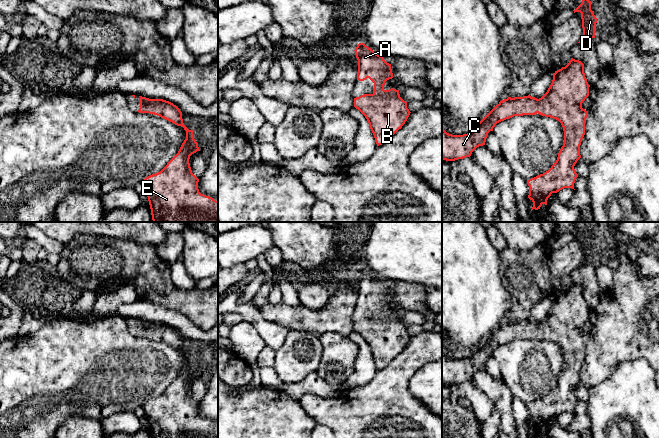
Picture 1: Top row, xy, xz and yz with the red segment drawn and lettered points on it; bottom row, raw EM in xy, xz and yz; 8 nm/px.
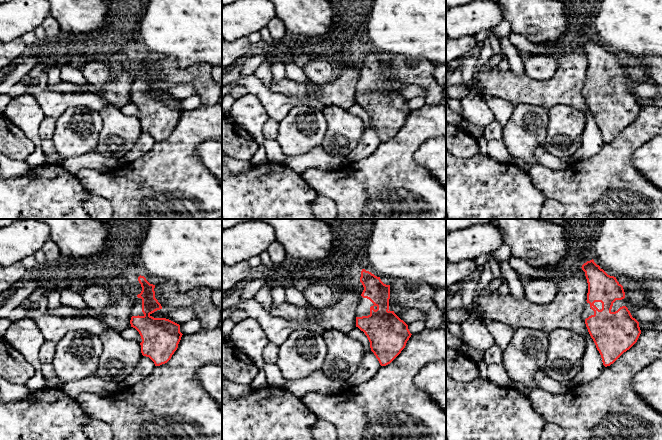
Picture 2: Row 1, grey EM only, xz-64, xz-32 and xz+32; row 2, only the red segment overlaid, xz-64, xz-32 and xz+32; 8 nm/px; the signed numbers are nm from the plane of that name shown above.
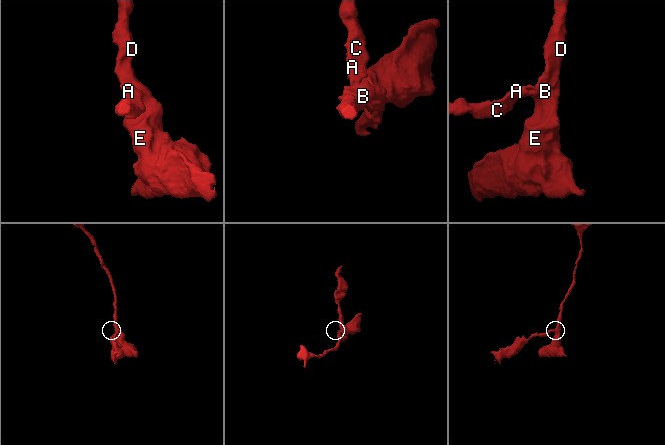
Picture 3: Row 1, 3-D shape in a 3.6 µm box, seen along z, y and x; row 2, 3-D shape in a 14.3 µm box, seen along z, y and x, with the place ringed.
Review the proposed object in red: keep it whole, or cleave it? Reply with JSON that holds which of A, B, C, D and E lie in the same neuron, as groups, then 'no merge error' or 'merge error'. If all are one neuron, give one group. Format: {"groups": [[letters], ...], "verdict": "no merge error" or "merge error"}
{"groups": [["A", "B", "C", "D", "E"]], "verdict": "no merge error"}

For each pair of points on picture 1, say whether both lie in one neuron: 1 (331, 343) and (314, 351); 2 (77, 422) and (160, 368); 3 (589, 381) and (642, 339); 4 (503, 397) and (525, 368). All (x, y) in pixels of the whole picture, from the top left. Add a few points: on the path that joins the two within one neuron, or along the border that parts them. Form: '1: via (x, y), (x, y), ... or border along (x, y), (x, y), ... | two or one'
1: border along (319, 336), (322, 355), (319, 366), (315, 371) | two
2: border along (99, 421), (79, 415), (69, 415), (62, 423) | two
3: via (601, 367), (628, 340) | one
4: border along (501, 380), (514, 396) | two

